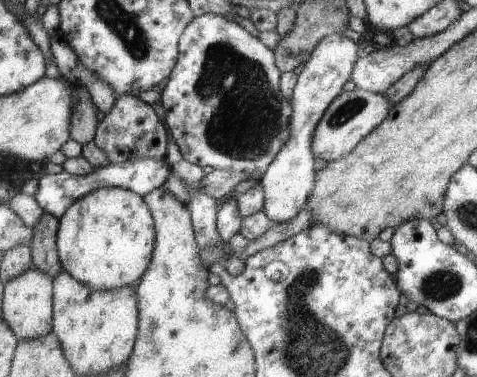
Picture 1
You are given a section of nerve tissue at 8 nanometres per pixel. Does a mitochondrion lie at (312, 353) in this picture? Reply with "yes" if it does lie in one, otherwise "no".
yes

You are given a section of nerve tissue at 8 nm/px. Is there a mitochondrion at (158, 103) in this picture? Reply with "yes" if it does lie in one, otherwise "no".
no

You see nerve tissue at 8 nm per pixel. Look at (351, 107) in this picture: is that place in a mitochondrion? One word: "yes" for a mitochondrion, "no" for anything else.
yes

